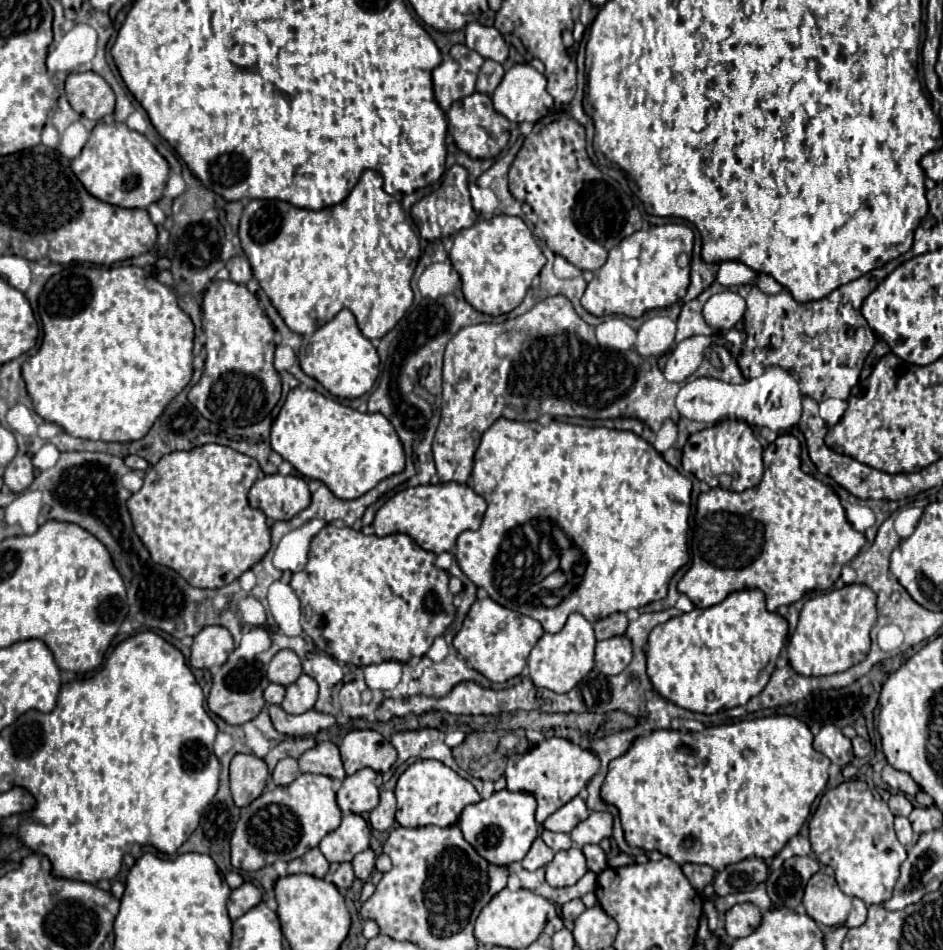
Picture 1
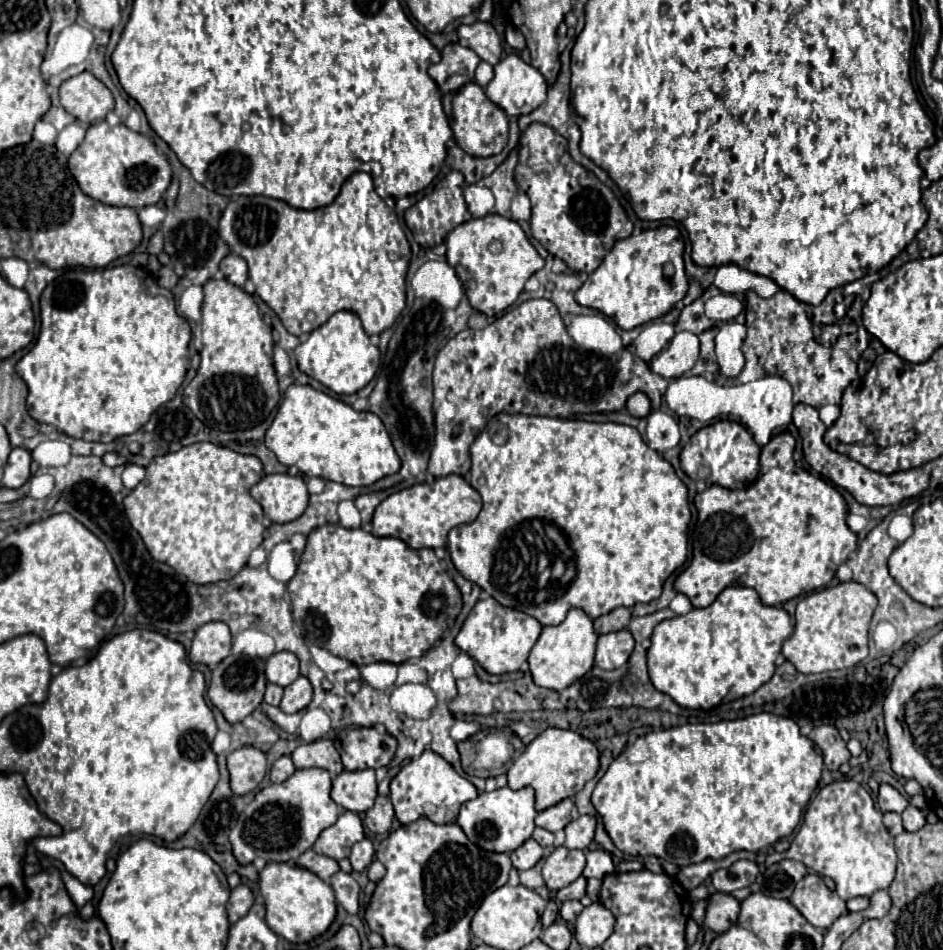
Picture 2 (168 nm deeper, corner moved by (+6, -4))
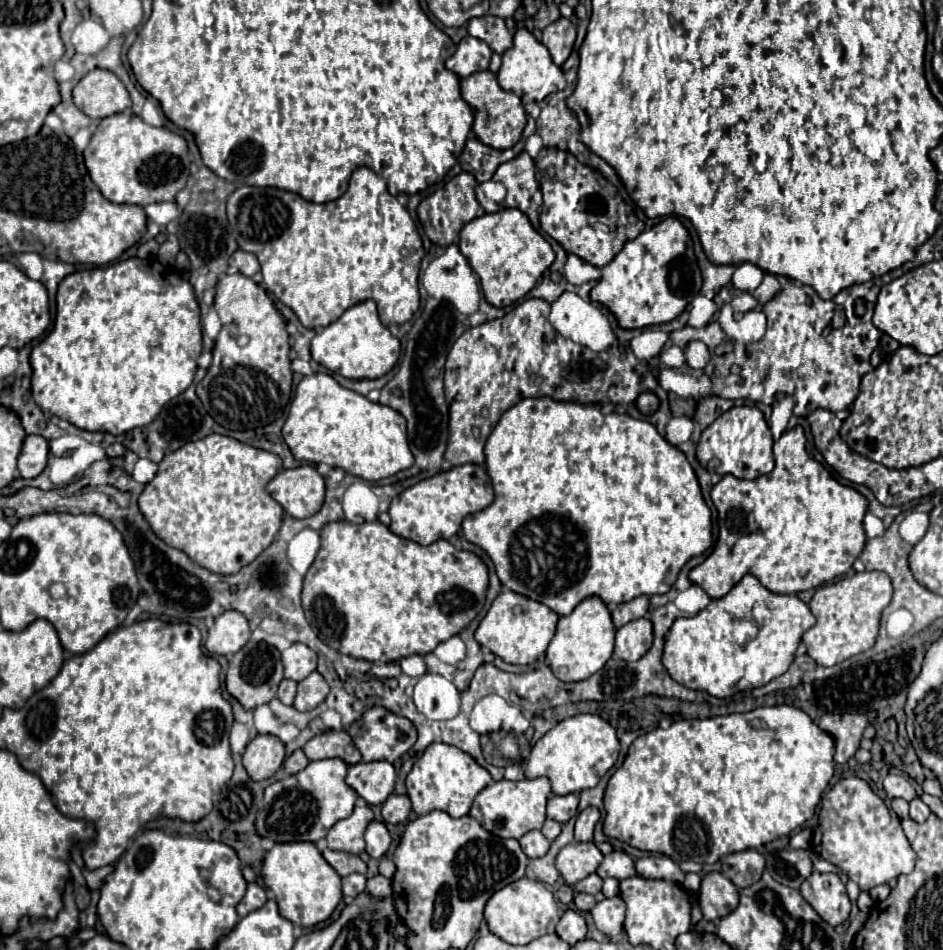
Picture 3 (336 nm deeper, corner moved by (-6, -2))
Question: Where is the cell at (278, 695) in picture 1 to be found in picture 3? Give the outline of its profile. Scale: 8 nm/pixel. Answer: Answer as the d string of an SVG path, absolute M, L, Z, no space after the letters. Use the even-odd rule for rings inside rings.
M282 680L278 688L278 698L282 704L292 704L296 696L296 682L294 680Z

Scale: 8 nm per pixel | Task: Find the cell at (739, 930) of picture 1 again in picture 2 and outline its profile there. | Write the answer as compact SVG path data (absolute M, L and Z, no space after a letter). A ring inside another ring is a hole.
M712 892L708 896L708 906L704 914L704 926L714 930L716 934L726 932L738 918L740 902L724 892Z

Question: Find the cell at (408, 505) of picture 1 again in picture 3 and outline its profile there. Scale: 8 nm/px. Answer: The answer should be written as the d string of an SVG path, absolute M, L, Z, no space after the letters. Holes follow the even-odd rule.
M462 464L426 478L398 494L388 508L388 514L392 518L390 530L402 538L428 546L436 540L448 540L456 536L460 532L462 520L472 512L488 508L492 500L494 490L488 474L476 464Z

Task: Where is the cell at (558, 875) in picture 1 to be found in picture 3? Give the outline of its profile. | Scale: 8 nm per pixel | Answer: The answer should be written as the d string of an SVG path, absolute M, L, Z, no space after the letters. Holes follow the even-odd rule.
M572 842L564 846L556 858L556 868L568 886L596 872L602 862L602 852L594 842Z

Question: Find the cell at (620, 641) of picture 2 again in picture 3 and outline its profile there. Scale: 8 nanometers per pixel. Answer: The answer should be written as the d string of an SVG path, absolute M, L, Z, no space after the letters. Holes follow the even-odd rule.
M640 618L638 622L628 622L620 630L616 630L616 646L614 656L626 662L640 660L652 646L652 624L648 618Z

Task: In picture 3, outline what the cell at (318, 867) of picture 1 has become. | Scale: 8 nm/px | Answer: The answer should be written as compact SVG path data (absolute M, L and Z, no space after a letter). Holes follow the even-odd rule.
M326 848L322 852L322 856L340 876L348 876L352 872L366 874L366 864L360 860L360 856L354 856L354 854L348 854L348 852L336 852L336 850L330 850L330 848Z

